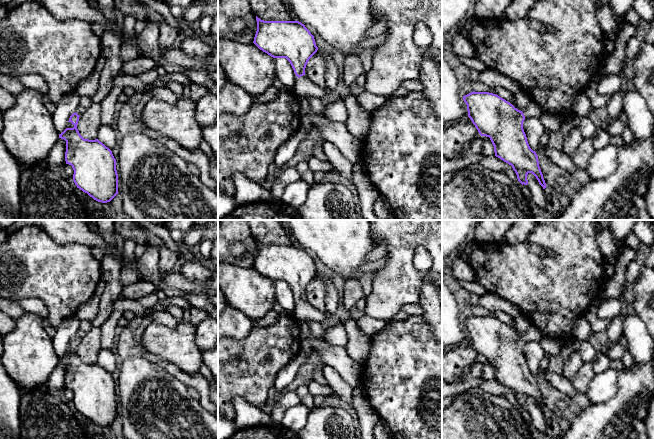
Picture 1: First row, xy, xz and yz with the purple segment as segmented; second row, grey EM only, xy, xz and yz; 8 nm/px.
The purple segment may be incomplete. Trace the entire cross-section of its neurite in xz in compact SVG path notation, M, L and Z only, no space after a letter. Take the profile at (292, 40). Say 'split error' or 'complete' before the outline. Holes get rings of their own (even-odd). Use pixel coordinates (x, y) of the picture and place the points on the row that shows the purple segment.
split error; M256 16L257 31L253 43L263 52L273 58L286 58L298 79L293 90L295 94L303 98L320 98L327 100L330 90L321 88L312 83L305 75L305 68L309 59L317 52L314 36L299 21L264 21Z

